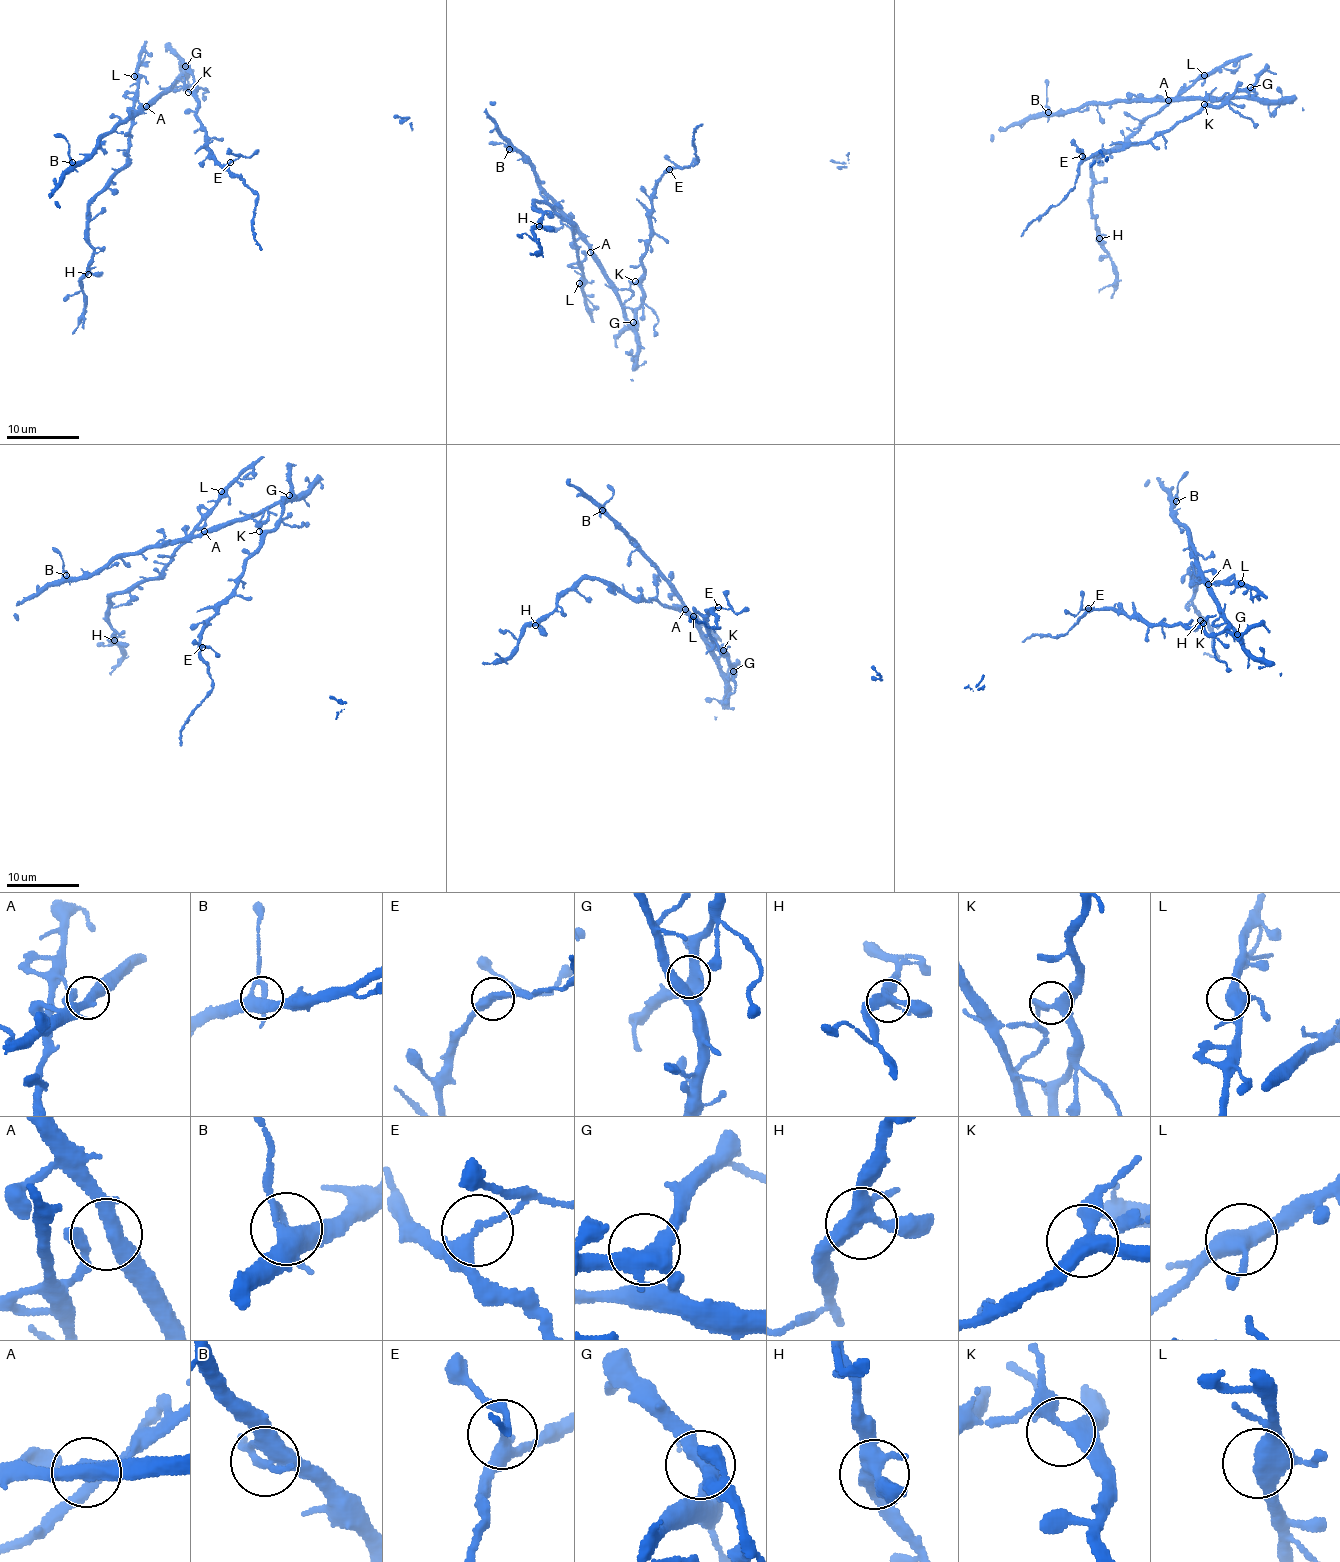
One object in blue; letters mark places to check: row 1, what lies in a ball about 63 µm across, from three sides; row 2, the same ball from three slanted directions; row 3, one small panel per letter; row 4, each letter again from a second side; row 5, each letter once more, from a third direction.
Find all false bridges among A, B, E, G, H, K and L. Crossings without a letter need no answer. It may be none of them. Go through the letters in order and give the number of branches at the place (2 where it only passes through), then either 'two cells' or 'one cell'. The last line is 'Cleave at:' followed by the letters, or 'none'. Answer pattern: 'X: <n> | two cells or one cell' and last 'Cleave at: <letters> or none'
A: 4 | one cell
B: 4 | two cells
E: 4 | two cells
G: 4 | one cell
H: 4 | one cell
K: 4 | one cell
L: 3 | one cell
Cleave at: B, E

